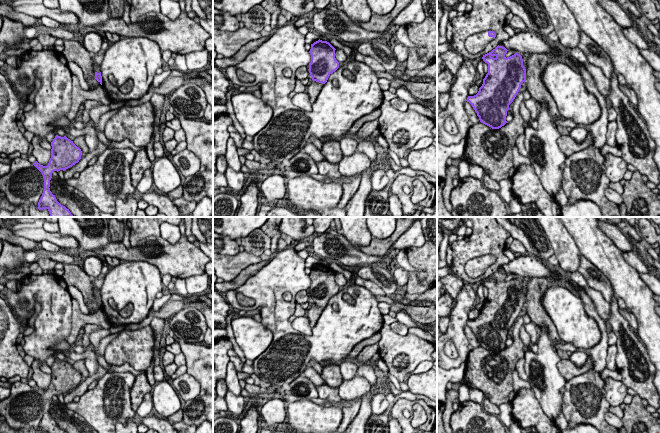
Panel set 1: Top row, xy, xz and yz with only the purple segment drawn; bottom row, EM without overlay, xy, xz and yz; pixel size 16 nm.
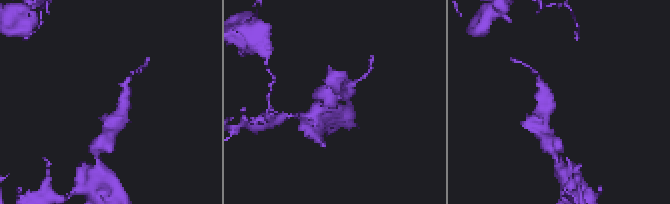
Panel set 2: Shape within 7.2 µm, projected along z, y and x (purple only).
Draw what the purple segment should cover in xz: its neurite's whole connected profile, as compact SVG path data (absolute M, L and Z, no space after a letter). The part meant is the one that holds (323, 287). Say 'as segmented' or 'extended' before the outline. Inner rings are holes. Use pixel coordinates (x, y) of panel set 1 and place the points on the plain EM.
as segmented | M320 263L311 268L308 294L313 305L325 308L329 300L339 292L335 274L329 266Z

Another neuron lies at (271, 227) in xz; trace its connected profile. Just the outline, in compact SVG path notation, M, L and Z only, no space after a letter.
M269 217L268 220L261 226L261 230L271 238L271 252L277 252L278 240L281 238L281 232L279 225L282 221L282 217Z

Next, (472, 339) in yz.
M465 326L465 334L468 338L469 345L471 345L473 348L480 347L479 341L477 340L477 337L473 333L472 329L469 326Z

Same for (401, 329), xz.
M393 322L392 324L390 324L390 328L392 331L394 331L395 333L401 336L407 335L409 329L406 325L401 324L399 322Z

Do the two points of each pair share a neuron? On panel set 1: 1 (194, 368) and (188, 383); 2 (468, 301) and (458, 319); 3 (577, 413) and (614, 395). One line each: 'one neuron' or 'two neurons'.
1: two neurons
2: one neuron
3: two neurons

